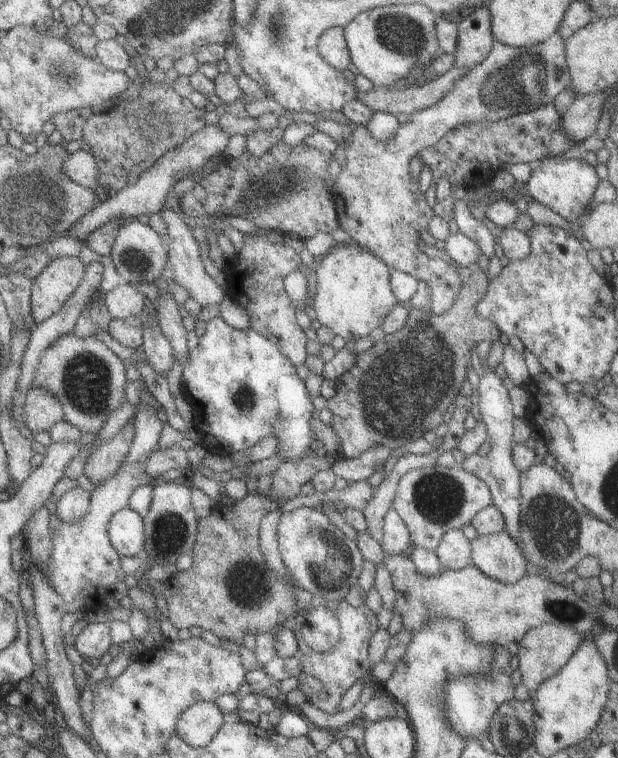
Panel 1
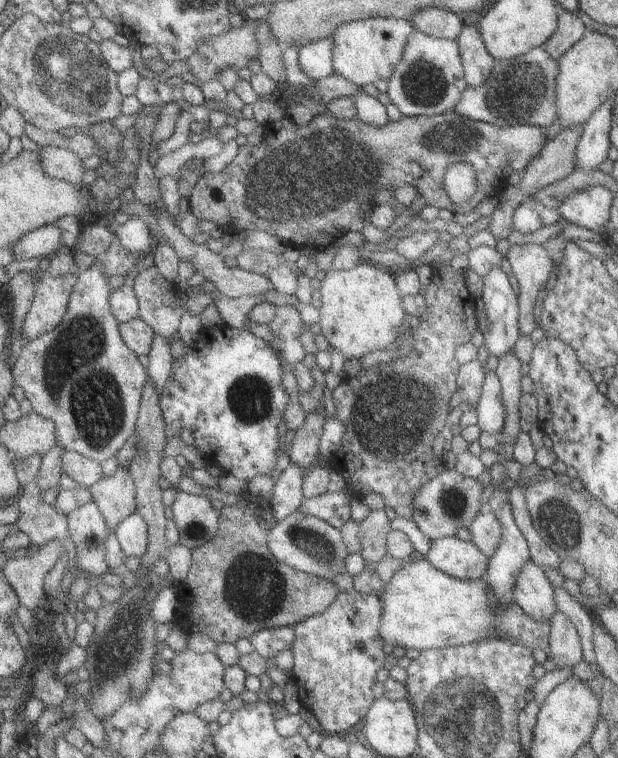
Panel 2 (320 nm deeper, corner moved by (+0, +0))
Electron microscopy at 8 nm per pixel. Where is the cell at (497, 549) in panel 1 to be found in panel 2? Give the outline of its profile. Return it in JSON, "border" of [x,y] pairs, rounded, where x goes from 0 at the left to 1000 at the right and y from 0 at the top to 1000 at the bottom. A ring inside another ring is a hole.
{"border":[[[853,740],[837,756],[828,778],[832,796],[862,818],[887,819],[901,805],[896,776],[882,759],[880,747]]]}

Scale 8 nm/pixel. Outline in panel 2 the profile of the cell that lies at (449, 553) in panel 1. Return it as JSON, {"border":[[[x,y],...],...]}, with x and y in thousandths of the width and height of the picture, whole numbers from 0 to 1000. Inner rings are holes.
{"border":[[[735,706],[696,714],[684,735],[701,749],[738,764],[778,764],[790,743],[762,714],[751,715]]]}

